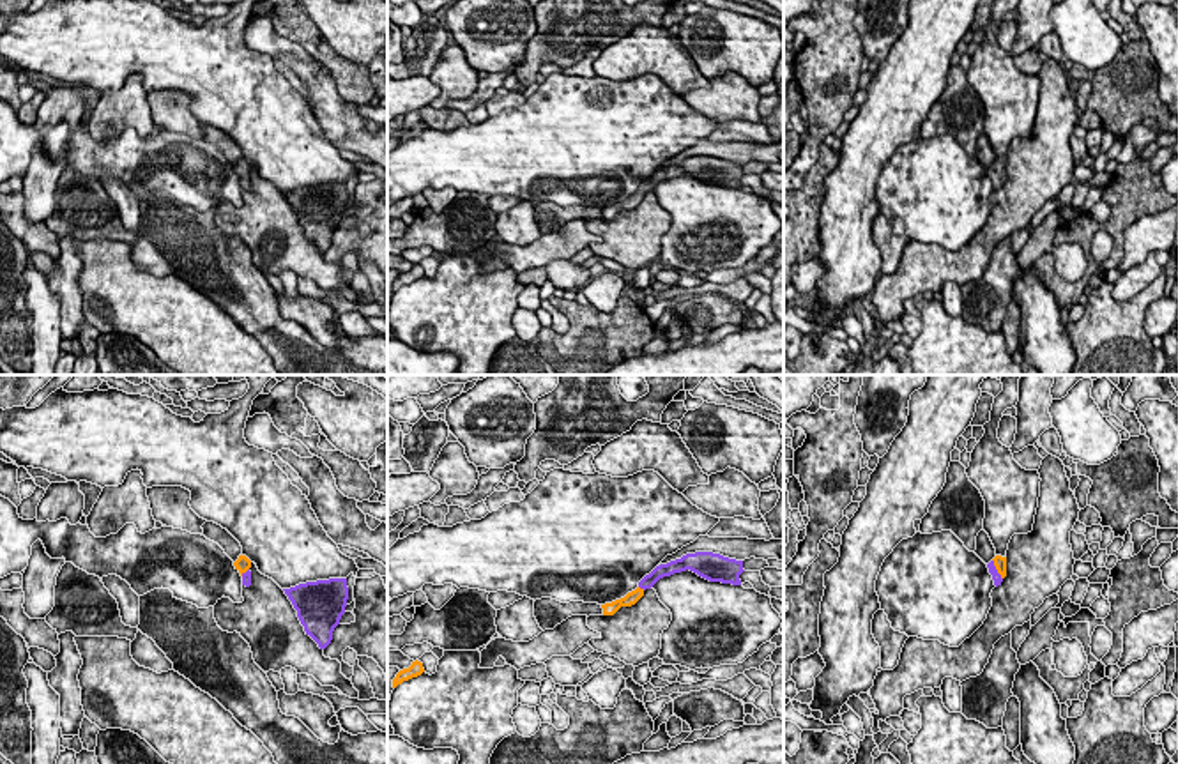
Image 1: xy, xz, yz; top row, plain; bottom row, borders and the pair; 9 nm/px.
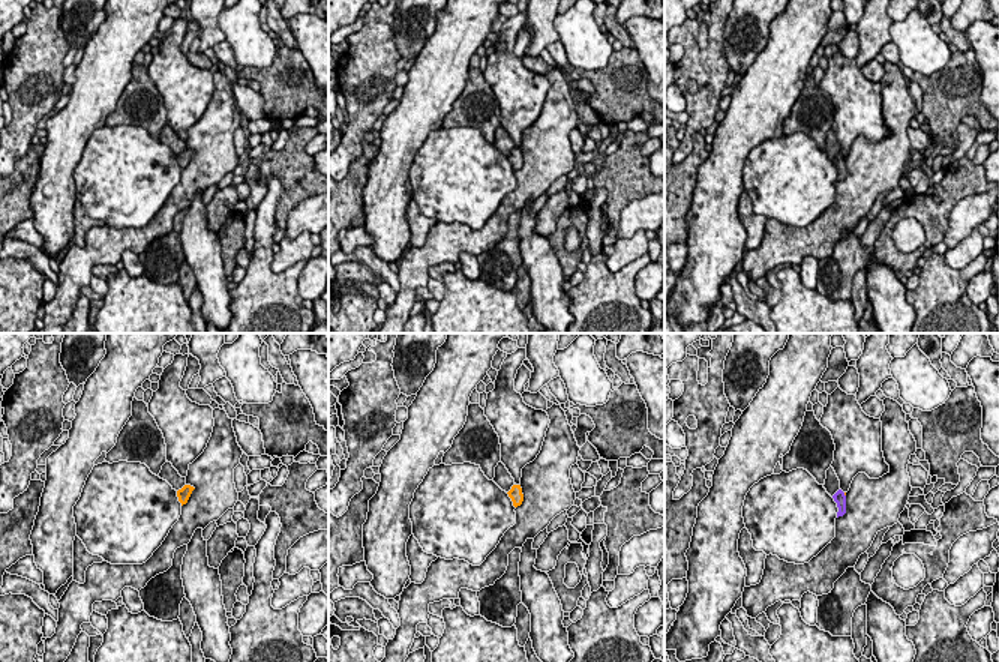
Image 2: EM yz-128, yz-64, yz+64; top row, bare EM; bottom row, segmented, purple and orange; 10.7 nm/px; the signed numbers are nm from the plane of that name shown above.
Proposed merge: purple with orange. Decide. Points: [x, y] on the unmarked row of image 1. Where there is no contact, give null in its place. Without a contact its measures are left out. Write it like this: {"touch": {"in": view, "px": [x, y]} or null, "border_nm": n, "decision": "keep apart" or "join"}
{"touch": {"in": "yz", "px": [996, 174]}, "border_nm": 200, "decision": "join"}

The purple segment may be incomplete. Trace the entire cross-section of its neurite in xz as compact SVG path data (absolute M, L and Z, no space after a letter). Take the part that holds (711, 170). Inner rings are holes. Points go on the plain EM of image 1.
M713 156L686 157L681 163L656 170L649 179L646 179L639 186L639 191L628 196L624 202L601 209L603 219L614 219L621 210L635 209L644 200L644 195L651 193L660 182L686 173L697 177L699 180L709 186L722 186L732 189L741 189L739 179L745 175L743 164L729 163L720 157Z

